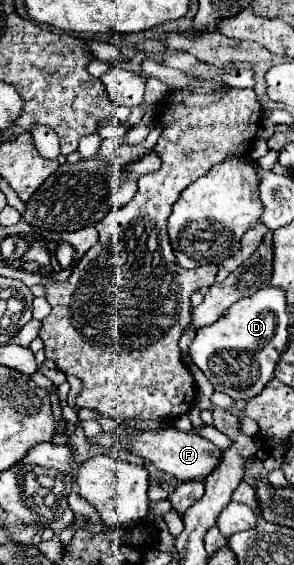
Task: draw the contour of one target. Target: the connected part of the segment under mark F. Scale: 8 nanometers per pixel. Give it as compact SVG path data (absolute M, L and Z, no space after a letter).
M114 421L114 431L116 431L117 439L109 448L110 457L117 457L120 451L134 453L134 455L142 457L144 461L152 463L156 469L160 469L180 481L204 481L206 475L210 475L220 463L220 449L196 433L184 433L184 431L178 431L176 427L126 429L126 427L122 427L122 421Z

